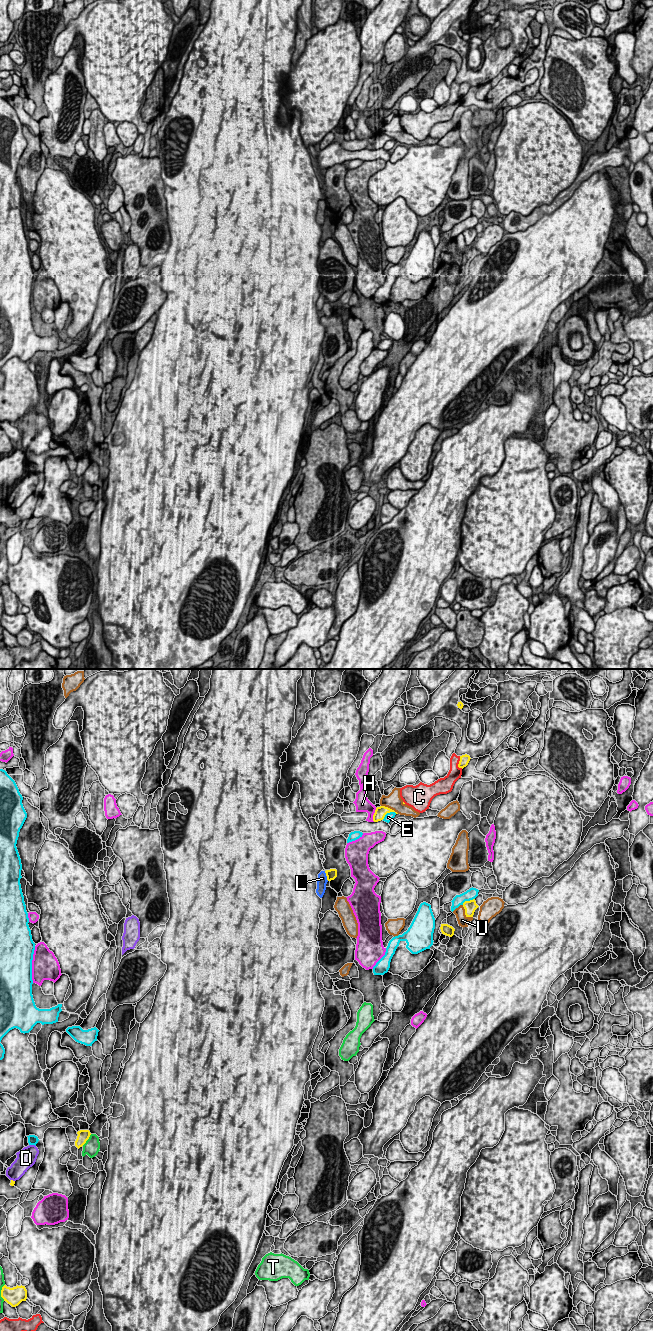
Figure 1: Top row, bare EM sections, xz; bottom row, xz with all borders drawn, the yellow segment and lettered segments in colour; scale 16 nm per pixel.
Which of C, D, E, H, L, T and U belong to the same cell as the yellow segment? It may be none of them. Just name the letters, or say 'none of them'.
none of them

